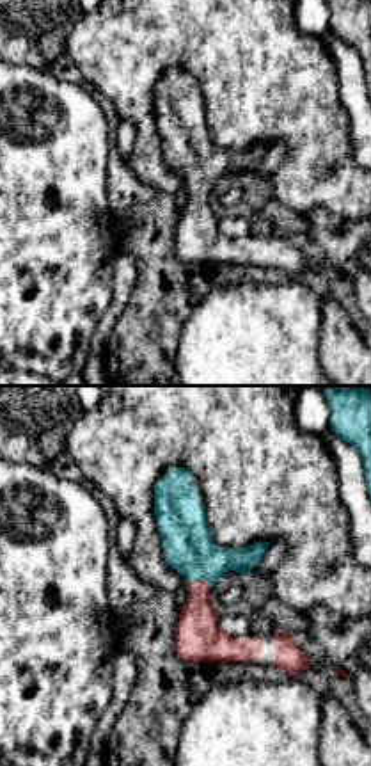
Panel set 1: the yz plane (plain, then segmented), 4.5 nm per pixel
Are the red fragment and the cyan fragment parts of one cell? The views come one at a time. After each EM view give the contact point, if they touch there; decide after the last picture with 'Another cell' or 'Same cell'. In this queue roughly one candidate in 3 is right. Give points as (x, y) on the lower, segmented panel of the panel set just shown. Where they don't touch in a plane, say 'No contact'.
Touches red at (199, 580)

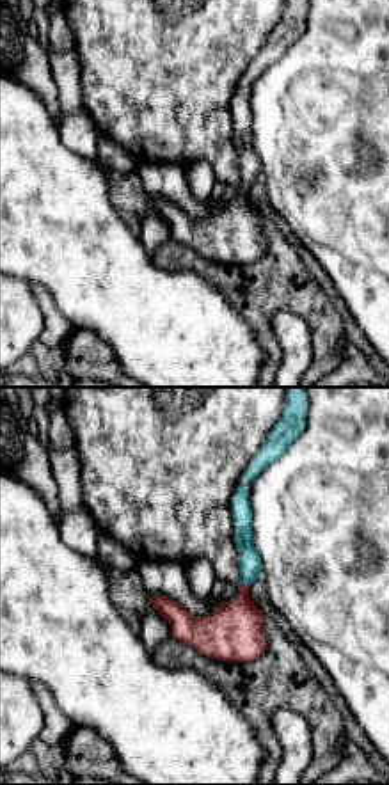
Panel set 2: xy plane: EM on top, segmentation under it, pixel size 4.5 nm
Touches red at (244, 583)

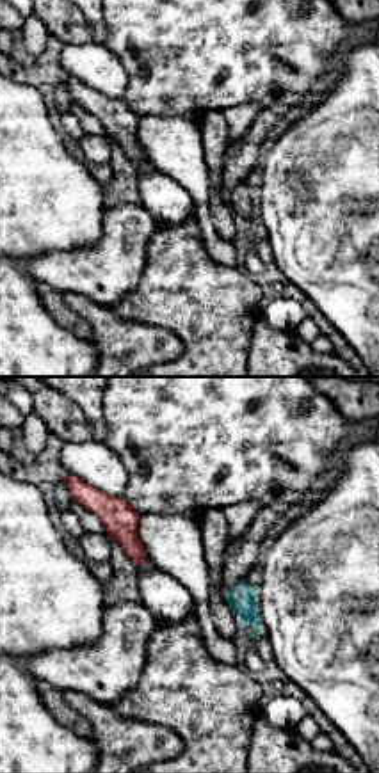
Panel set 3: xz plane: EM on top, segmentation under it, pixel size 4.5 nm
Touches red at (241, 592)

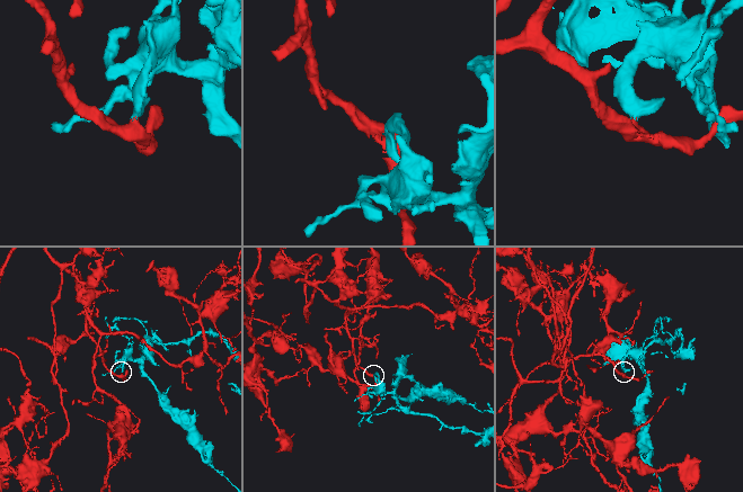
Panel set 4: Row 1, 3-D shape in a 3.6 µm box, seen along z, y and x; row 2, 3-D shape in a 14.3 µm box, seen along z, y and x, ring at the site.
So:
Same cell

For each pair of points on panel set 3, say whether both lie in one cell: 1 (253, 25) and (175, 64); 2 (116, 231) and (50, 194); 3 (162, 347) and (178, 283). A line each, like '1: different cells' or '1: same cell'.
1: same cell
2: different cells
3: different cells

